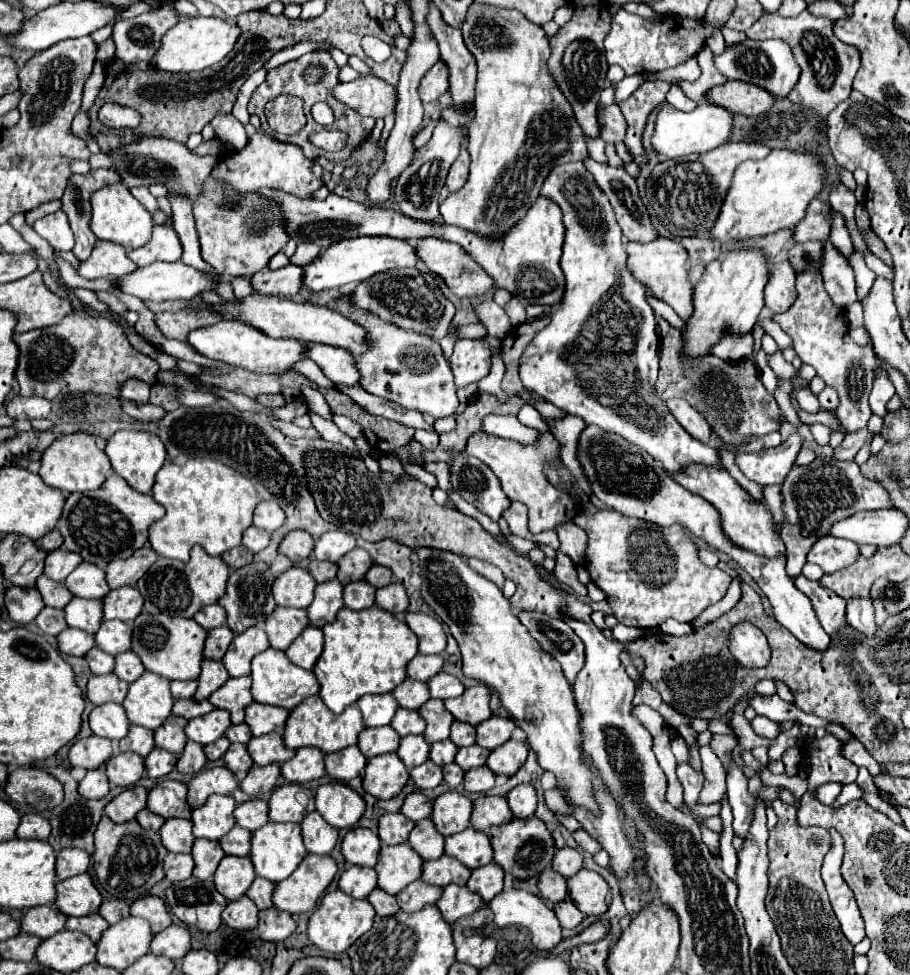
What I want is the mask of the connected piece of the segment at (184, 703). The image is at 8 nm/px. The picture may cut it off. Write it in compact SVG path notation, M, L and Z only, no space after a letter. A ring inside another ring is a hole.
M181 699L181 701L175 701L173 705L173 713L179 715L179 717L185 717L187 719L193 719L193 717L199 717L199 715L205 715L205 713L211 713L215 707L205 699L205 701L195 701L195 699Z

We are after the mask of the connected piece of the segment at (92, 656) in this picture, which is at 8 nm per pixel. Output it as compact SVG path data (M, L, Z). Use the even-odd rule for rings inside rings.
M93 647L85 659L91 667L91 673L95 673L95 675L107 675L107 673L113 673L113 669L115 669L115 657L105 651L99 651L97 647Z

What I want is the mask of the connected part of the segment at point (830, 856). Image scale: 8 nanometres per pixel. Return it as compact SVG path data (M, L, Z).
M829 829L829 833L831 833L831 849L825 855L825 863L823 863L823 881L845 937L853 945L857 945L865 937L863 919L849 885L841 879L839 873L839 867L843 863L843 839L835 829Z

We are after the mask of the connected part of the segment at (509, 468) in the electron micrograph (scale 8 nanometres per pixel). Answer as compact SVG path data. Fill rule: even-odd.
M539 431L539 437L531 445L523 445L511 439L503 439L489 433L473 433L467 439L465 451L477 459L483 459L485 465L491 467L491 471L497 475L501 489L511 501L521 501L529 509L529 529L531 531L543 531L543 529L555 529L561 523L573 521L573 517L579 513L579 503L569 497L567 493L555 489L547 477L543 475L545 463L559 463L559 443L549 431Z

